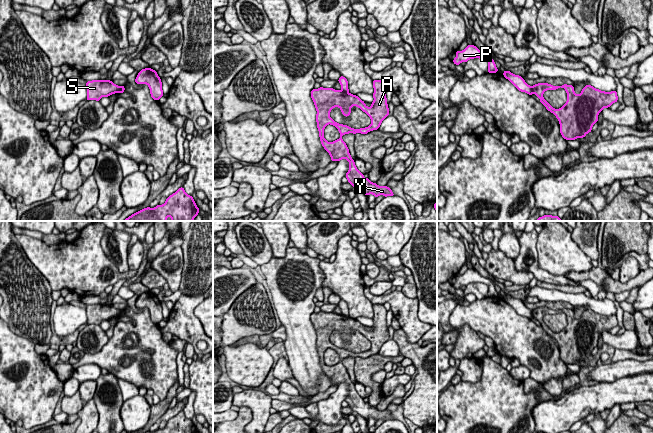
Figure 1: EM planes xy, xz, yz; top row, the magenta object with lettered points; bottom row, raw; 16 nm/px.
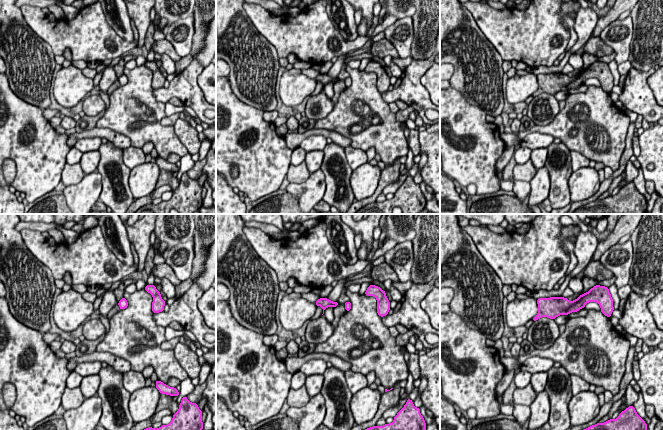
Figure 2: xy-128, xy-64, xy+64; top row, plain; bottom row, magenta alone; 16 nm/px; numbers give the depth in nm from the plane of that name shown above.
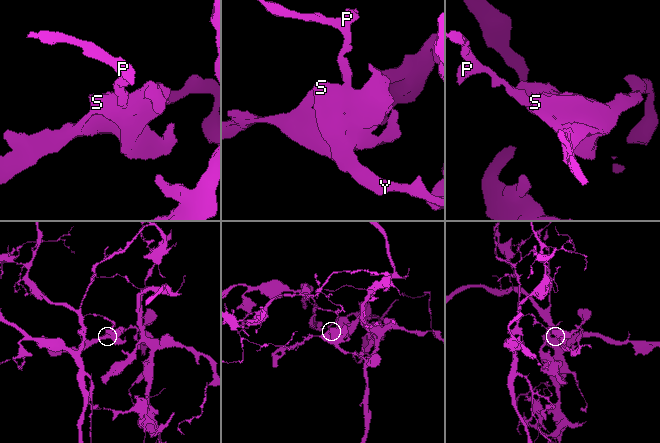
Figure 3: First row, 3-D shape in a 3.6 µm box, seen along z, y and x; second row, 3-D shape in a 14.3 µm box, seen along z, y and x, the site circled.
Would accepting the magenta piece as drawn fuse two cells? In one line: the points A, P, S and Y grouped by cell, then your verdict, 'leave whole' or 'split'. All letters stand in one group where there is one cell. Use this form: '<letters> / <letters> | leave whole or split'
A S Y / P | split

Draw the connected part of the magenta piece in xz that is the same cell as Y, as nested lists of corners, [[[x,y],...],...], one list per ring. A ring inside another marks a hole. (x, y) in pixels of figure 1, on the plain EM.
[[[373,304],[373,312],[374,325],[371,327],[371,331],[367,331],[365,326],[358,320],[344,315],[323,311],[312,313],[311,322],[317,335],[317,352],[321,368],[329,377],[331,385],[339,386],[341,383],[346,383],[349,386],[350,392],[345,401],[353,411],[357,412],[367,420],[373,418],[376,422],[380,419],[383,419],[384,421],[395,420],[392,413],[388,412],[387,409],[378,410],[376,407],[372,407],[368,402],[364,401],[364,399],[357,393],[354,384],[350,380],[349,373],[342,363],[344,358],[367,358],[370,355],[377,354],[382,345],[389,340],[389,332],[386,322],[388,311],[385,309],[384,305]],[[353,330],[357,330],[370,341],[371,348],[368,351],[354,353],[347,349],[339,348],[330,341],[330,336],[334,331],[339,331],[342,338],[345,341],[348,341]],[[328,348],[335,350],[340,357],[340,362],[333,366],[328,366],[324,362],[324,353]]]

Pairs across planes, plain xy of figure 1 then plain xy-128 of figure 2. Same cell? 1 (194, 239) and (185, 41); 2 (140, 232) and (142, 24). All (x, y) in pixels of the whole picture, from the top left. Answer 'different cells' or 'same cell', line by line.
1: different cells
2: same cell

